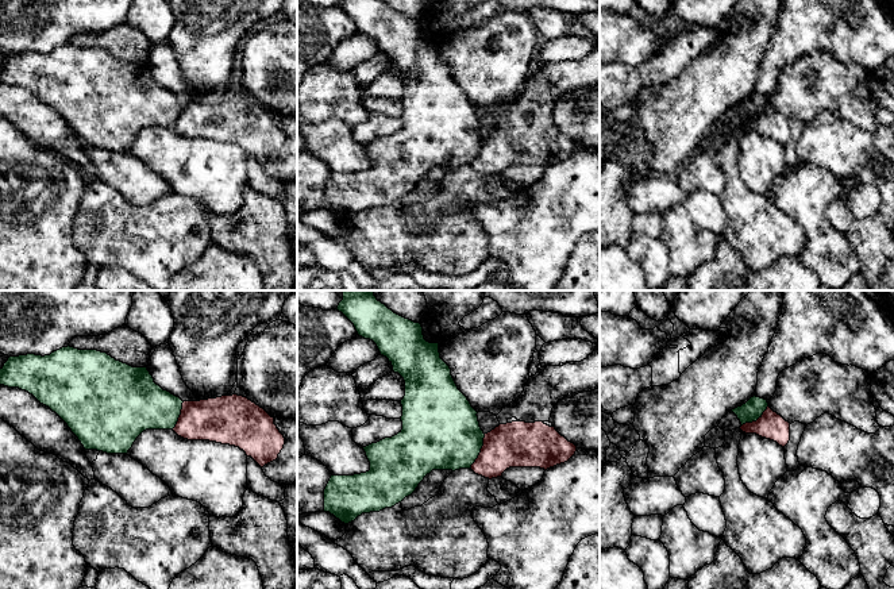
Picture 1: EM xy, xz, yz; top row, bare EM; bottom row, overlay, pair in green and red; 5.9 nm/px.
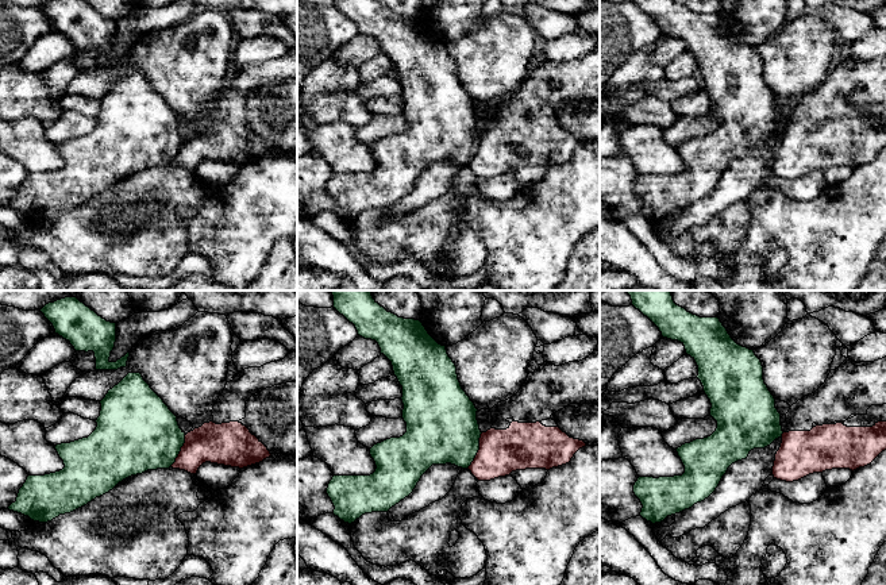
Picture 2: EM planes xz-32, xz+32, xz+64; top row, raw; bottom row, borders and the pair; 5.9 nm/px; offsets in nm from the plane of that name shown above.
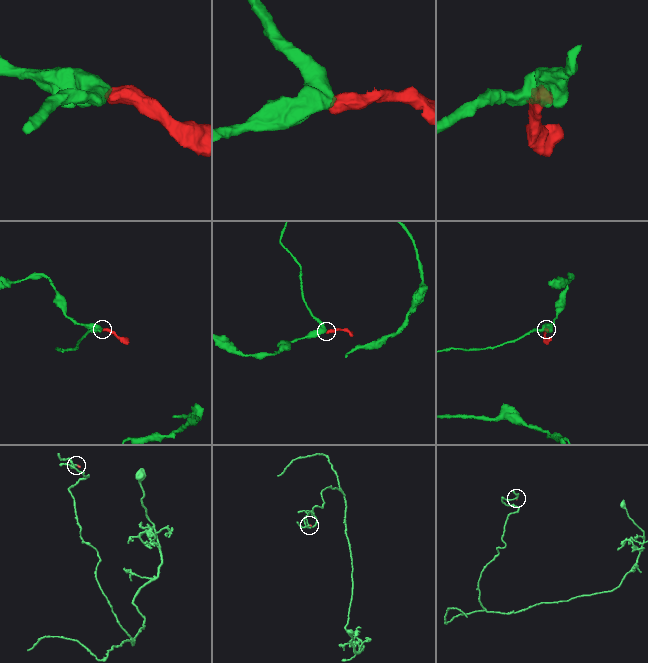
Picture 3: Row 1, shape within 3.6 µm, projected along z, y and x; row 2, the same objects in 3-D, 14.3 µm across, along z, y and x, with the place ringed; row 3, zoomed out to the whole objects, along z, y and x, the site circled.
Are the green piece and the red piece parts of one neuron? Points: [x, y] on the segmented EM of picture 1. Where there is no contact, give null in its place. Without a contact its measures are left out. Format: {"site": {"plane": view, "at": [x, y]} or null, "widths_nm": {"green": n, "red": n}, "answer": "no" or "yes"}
{"site": {"plane": "xz", "at": [480, 451]}, "widths_nm": {"green": 440, "red": 280}, "answer": "no"}

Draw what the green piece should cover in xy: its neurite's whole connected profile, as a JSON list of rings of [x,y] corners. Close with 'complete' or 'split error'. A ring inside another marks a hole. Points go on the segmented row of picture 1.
[[[62,347],[50,355],[9,357],[0,385],[19,388],[55,412],[85,450],[127,454],[146,430],[173,430],[182,400],[154,382],[147,367],[132,367],[97,350]]] | complete

